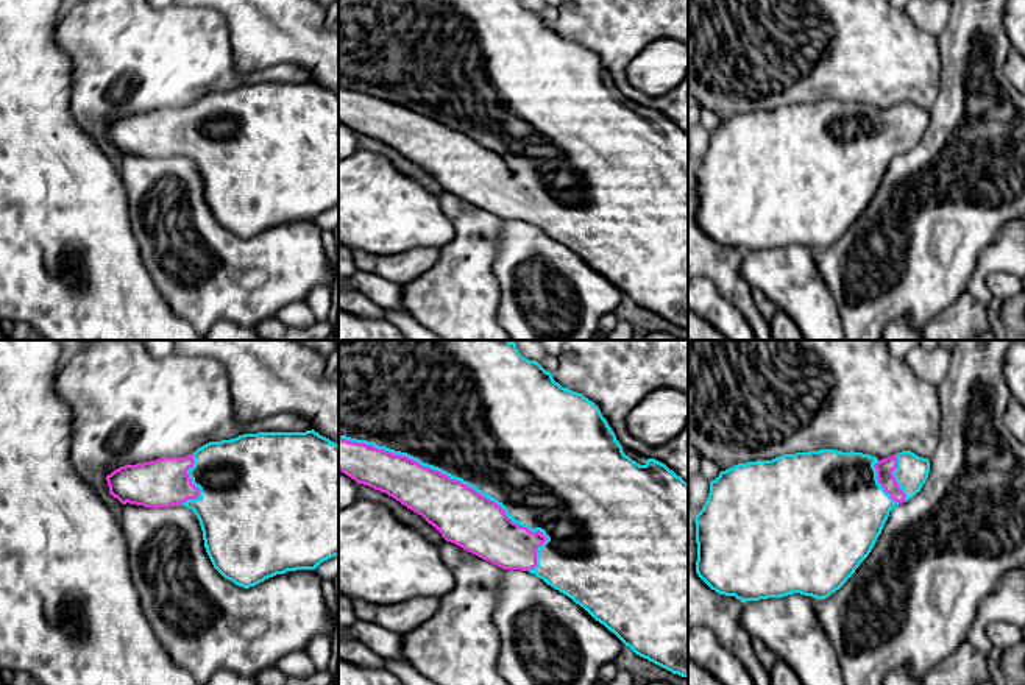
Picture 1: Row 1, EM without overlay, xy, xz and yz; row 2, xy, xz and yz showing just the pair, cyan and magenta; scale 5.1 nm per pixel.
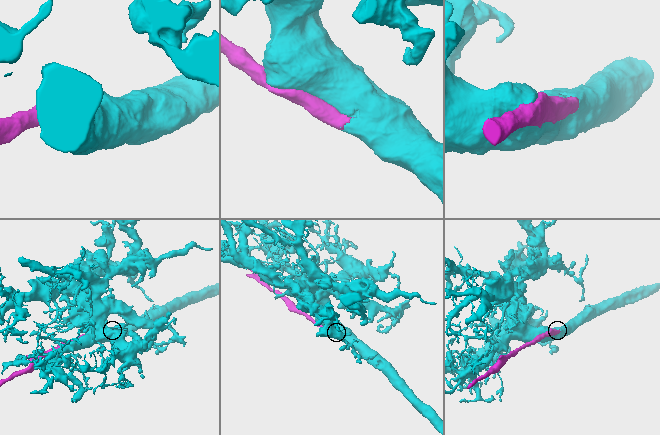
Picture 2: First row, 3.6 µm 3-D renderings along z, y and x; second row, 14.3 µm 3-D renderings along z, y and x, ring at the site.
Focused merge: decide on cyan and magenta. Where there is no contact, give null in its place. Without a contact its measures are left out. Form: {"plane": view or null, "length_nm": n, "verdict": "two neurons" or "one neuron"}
{"plane": "xz", "length_nm": 1200, "verdict": "one neuron"}

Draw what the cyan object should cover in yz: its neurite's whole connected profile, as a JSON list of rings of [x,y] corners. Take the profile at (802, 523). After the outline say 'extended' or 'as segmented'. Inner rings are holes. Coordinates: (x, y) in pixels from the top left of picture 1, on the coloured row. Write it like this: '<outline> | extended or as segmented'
[[[819,449],[738,463],[710,482],[710,493],[696,515],[697,576],[716,593],[741,602],[800,593],[825,599],[839,590],[872,551],[889,512],[920,492],[930,460],[902,451],[878,460],[863,453]]] | extended

